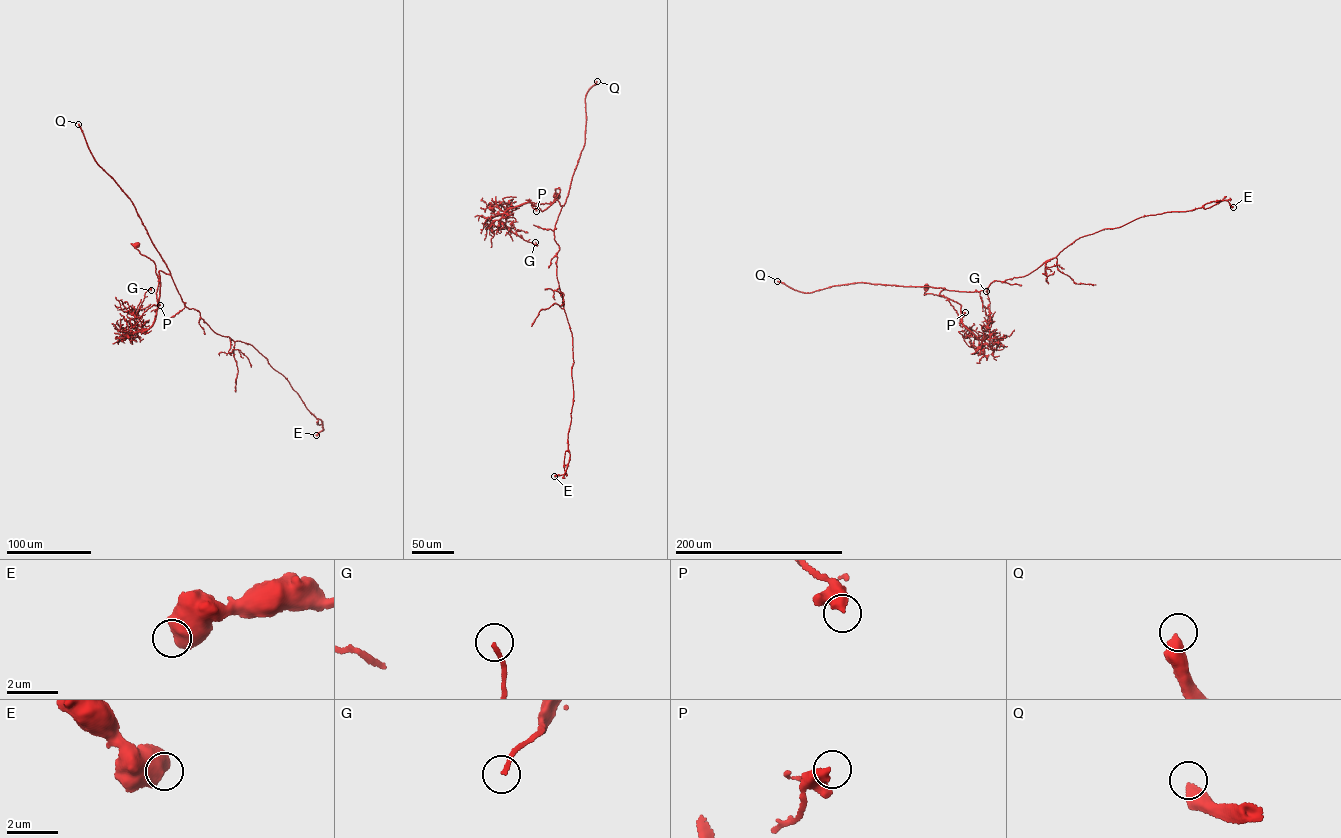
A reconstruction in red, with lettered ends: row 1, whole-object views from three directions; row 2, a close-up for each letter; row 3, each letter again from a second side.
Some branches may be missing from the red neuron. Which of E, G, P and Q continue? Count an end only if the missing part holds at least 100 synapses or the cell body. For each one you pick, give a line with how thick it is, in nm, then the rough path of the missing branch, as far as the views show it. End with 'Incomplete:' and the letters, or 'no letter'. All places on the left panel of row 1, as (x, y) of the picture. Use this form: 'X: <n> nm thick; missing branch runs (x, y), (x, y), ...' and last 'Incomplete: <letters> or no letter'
Q: 440 nm thick
Incomplete: Q

